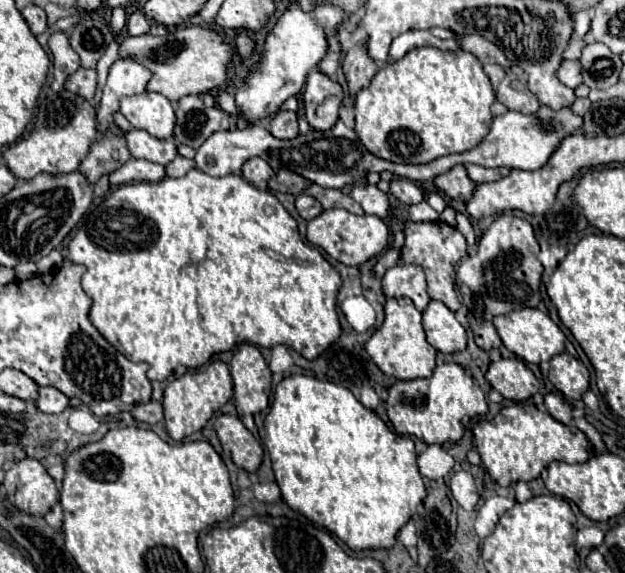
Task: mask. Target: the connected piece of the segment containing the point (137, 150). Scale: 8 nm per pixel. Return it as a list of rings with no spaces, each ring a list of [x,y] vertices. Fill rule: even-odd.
[[[131,130],[127,132],[127,142],[133,158],[151,160],[157,164],[169,164],[177,156],[177,144],[175,138],[159,140],[145,130]]]

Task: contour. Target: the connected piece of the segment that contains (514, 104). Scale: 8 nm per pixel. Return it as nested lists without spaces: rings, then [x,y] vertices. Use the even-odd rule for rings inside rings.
[[[513,70],[505,74],[505,78],[497,86],[497,100],[505,104],[509,110],[517,110],[523,114],[533,114],[537,110],[539,102],[529,94],[527,82],[523,76],[517,76]]]

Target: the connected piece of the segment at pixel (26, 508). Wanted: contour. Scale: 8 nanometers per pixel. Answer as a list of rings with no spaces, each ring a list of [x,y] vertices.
[[[31,458],[15,462],[5,472],[3,486],[9,502],[27,514],[45,516],[59,502],[59,492],[53,478],[41,462]]]

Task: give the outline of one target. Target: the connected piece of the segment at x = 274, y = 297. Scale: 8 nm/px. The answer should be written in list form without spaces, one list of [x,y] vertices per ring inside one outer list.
[[[199,168],[189,170],[181,178],[165,178],[159,182],[135,182],[135,184],[123,184],[117,190],[113,190],[101,204],[97,204],[87,216],[83,226],[77,230],[77,234],[71,238],[67,246],[65,260],[71,264],[83,264],[87,272],[81,278],[81,286],[85,294],[91,298],[89,308],[89,320],[91,324],[101,332],[101,336],[117,348],[125,358],[131,362],[147,362],[151,368],[147,372],[149,380],[165,380],[173,374],[173,370],[183,364],[187,368],[199,368],[203,366],[213,354],[231,350],[239,342],[251,342],[255,346],[273,348],[277,344],[285,344],[293,350],[297,350],[303,358],[313,360],[337,334],[341,334],[341,326],[337,320],[335,310],[335,298],[341,288],[341,278],[337,270],[321,256],[317,248],[307,246],[297,230],[297,222],[291,218],[291,214],[279,204],[279,200],[270,191],[259,190],[253,184],[249,184],[241,174],[229,174],[225,178],[213,178]]]

